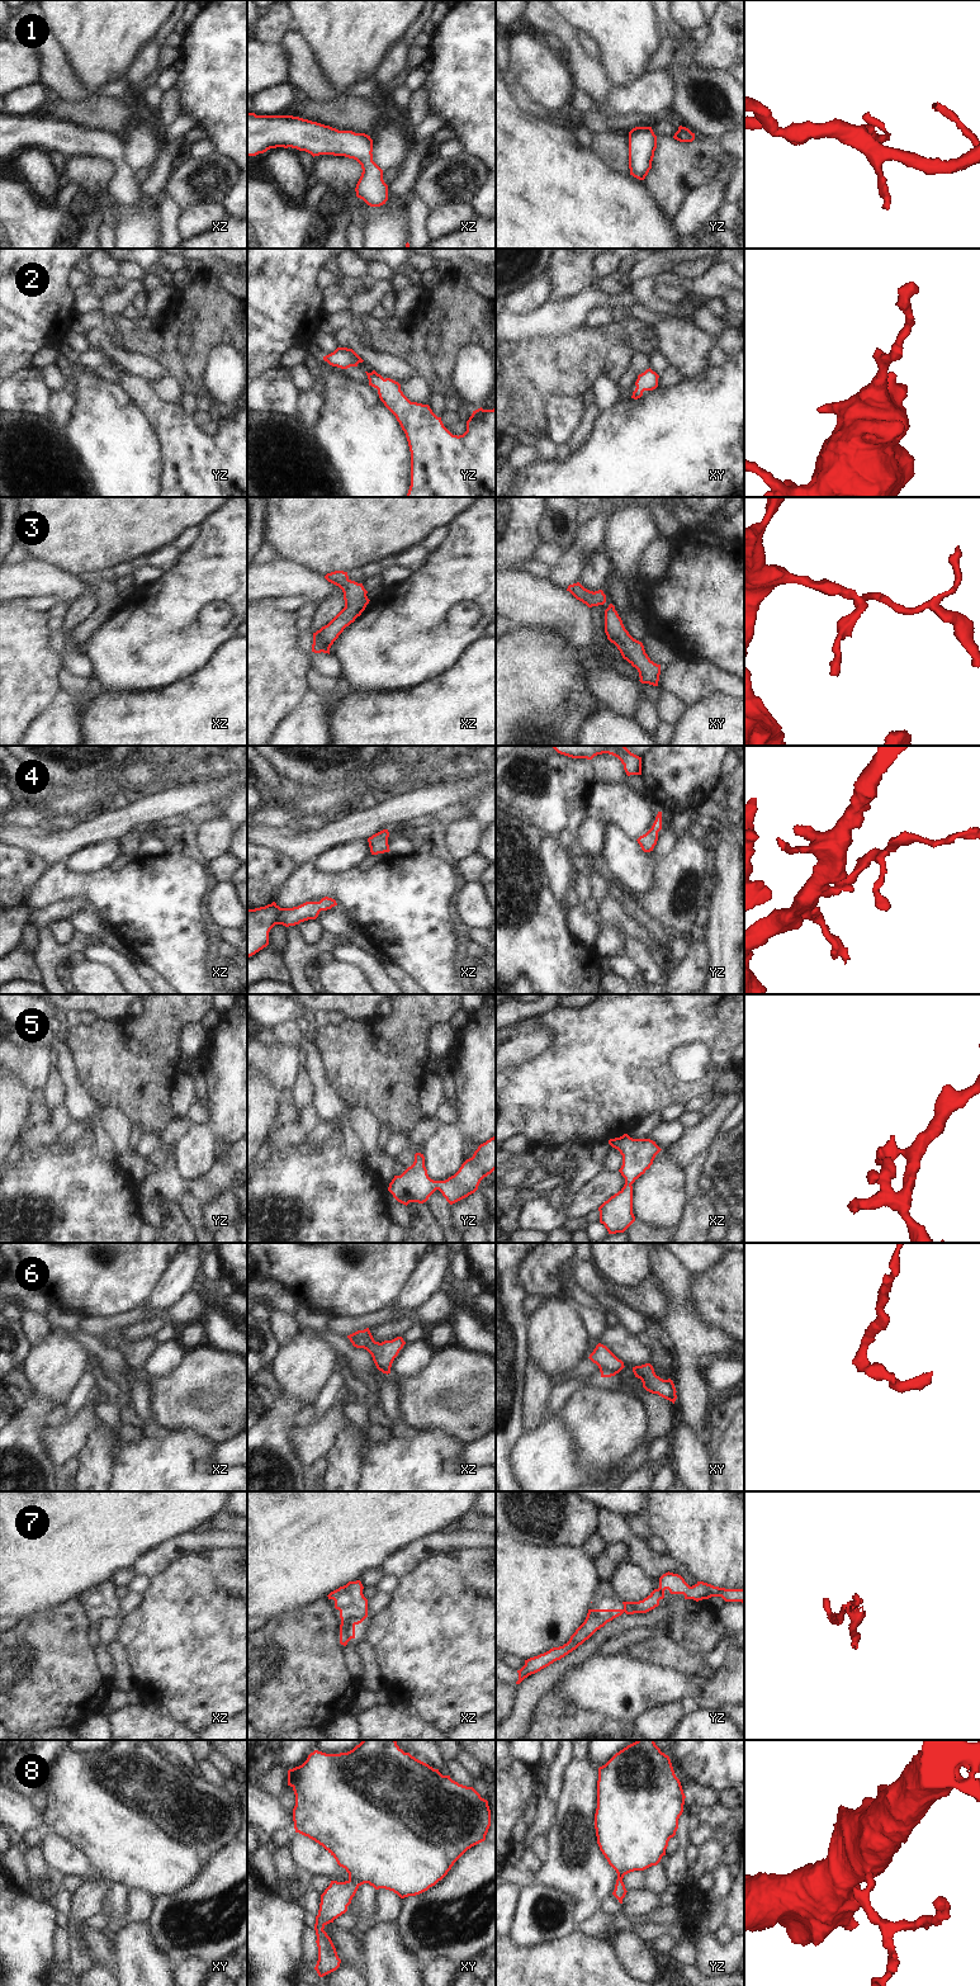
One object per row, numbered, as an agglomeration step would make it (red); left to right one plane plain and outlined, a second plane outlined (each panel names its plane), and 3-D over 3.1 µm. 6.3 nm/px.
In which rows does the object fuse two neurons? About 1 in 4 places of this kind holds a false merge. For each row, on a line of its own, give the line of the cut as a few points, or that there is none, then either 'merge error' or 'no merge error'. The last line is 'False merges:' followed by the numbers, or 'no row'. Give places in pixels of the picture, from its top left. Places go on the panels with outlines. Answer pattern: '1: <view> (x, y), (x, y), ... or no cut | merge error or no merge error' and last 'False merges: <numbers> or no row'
1: no cut | no merge error
2: no cut | no merge error
3: no cut | no merge error
4: no cut | no merge error
5: no cut | no merge error
6: no cut | no merge error
7: no cut | no merge error
8: no cut | no merge error
False merges: no row

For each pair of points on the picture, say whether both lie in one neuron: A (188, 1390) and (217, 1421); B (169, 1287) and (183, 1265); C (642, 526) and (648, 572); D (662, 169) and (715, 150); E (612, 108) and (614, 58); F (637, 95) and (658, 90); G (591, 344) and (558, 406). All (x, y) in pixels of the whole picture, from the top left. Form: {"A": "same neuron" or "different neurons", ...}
{"A": "same neuron", "B": "same neuron", "C": "different neurons", "D": "same neuron", "E": "different neurons", "F": "same neuron", "G": "different neurons"}

